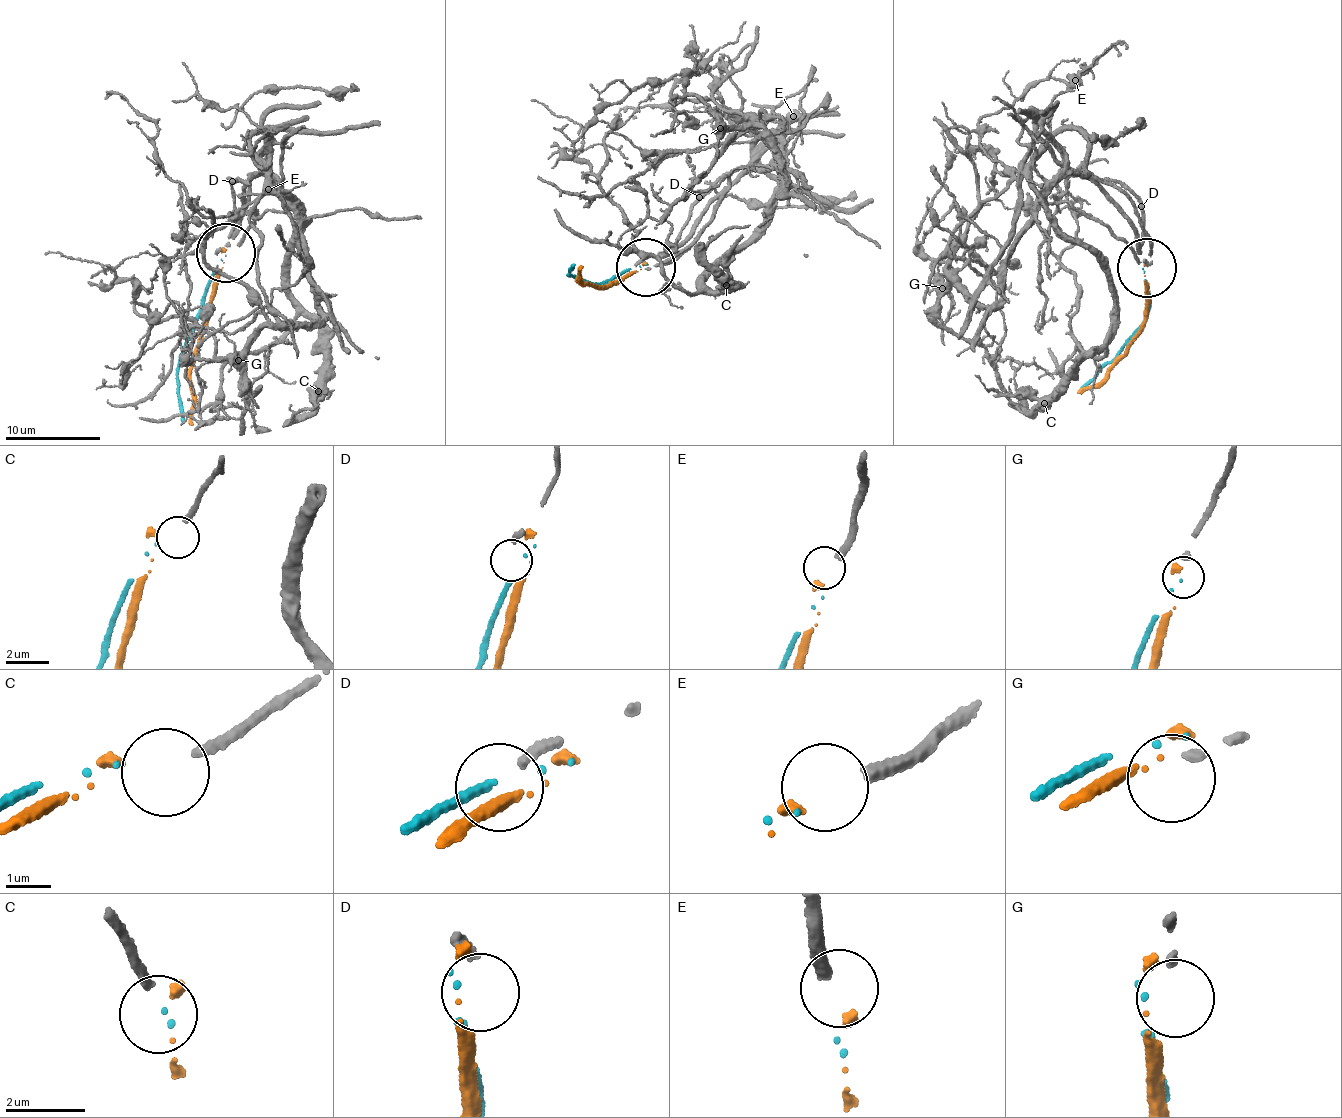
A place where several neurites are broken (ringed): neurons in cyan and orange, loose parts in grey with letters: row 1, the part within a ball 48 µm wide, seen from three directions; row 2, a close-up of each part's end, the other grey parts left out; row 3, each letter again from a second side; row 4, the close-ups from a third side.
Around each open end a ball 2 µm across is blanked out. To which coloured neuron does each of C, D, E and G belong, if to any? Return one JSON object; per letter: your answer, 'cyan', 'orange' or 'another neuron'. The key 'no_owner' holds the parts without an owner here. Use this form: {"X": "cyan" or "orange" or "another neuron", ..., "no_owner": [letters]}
{"C": "cyan", "D": "another neuron", "E": "orange", "G": "another neuron", "no_owner": ["D", "G"]}

